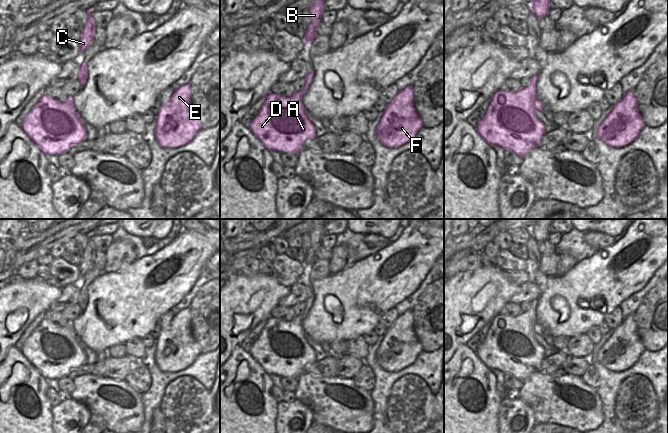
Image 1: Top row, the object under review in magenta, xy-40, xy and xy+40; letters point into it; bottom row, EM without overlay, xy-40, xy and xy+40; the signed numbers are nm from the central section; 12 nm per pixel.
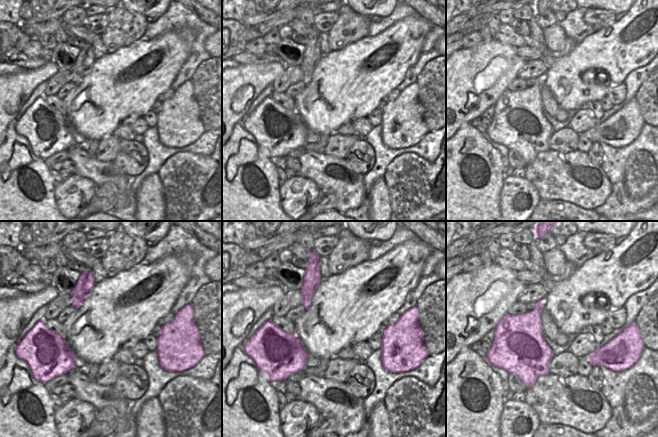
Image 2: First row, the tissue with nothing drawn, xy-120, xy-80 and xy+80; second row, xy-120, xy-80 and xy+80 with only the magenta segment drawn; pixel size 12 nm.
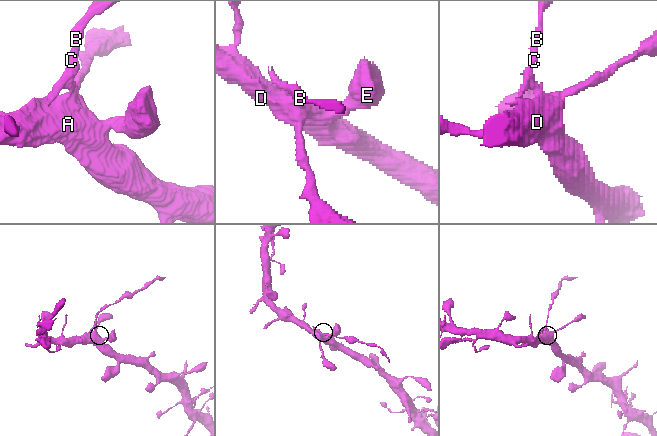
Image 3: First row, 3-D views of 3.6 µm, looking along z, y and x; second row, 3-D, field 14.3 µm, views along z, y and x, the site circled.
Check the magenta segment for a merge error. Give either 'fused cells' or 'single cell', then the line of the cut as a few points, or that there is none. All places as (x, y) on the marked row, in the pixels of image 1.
fused cells; cut xy (303, 88), (307, 89)

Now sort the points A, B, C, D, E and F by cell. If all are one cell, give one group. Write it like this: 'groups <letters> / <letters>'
groups A D E F / B C

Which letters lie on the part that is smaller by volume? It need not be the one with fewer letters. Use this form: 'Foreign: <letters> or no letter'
Foreign: B, C

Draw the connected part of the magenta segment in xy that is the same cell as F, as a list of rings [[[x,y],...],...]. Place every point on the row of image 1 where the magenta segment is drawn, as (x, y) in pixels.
[[[413,86],[398,91],[394,100],[386,104],[383,115],[375,128],[377,139],[387,148],[398,148],[413,140],[423,124],[414,108]]]

